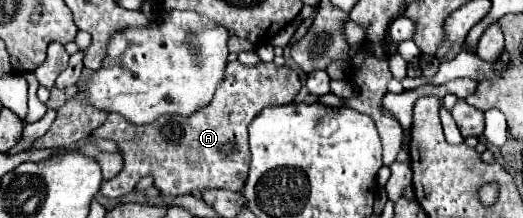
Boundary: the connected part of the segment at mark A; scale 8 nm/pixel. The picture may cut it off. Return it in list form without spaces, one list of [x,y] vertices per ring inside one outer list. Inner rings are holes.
[[[231,61],[211,103],[187,119],[181,115],[165,115],[147,127],[135,127],[121,115],[109,113],[103,127],[91,135],[113,139],[121,149],[125,167],[117,177],[101,183],[101,193],[111,199],[127,195],[135,189],[137,181],[149,173],[155,177],[155,187],[169,197],[185,193],[199,195],[203,189],[241,191],[251,159],[247,143],[249,123],[265,107],[291,103],[299,89],[299,75],[289,67],[277,67],[275,63],[245,67],[239,61]]]

